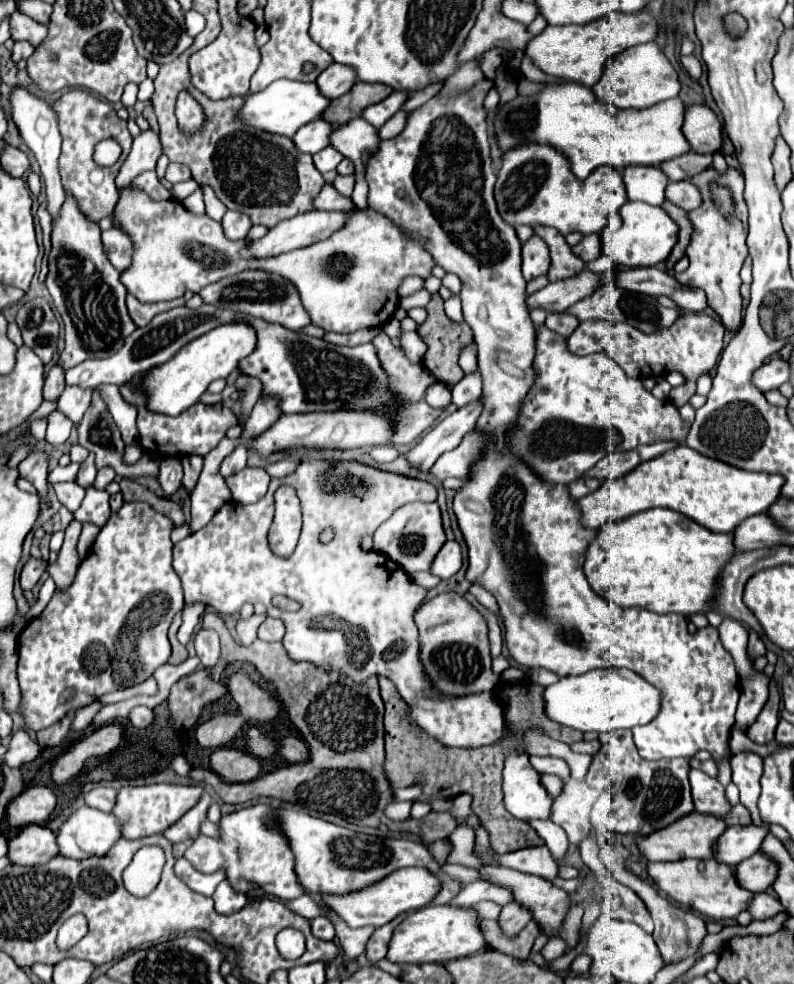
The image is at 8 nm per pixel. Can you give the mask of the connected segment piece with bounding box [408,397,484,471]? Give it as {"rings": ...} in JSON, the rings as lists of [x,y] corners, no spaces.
{"rings":[[[478,397],[476,401],[456,409],[438,425],[434,425],[408,453],[408,461],[412,463],[412,467],[428,471],[442,453],[458,447],[462,437],[476,427],[482,409],[484,409],[484,399]]]}

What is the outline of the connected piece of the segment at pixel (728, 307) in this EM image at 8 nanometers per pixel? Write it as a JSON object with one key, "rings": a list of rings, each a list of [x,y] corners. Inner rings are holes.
{"rings":[[[712,167],[702,171],[700,175],[696,175],[692,179],[702,197],[704,197],[704,203],[702,207],[690,211],[690,221],[694,223],[694,235],[692,235],[692,241],[686,249],[686,255],[690,259],[690,267],[682,273],[676,273],[674,277],[680,281],[680,283],[686,283],[686,285],[692,285],[692,287],[702,287],[708,295],[708,305],[714,309],[714,313],[720,317],[722,325],[726,327],[726,331],[732,331],[732,333],[738,333],[738,329],[742,327],[742,297],[740,297],[740,269],[742,269],[742,263],[748,255],[748,245],[746,245],[746,235],[748,235],[748,209],[746,209],[746,203],[742,199],[742,191],[744,191],[744,179],[742,179],[742,173],[738,169],[728,169],[726,175],[718,175]],[[712,185],[722,185],[722,187],[728,187],[730,193],[732,193],[732,199],[734,199],[734,211],[730,215],[730,219],[726,215],[722,215],[716,205],[714,205],[714,195],[712,195]]]}

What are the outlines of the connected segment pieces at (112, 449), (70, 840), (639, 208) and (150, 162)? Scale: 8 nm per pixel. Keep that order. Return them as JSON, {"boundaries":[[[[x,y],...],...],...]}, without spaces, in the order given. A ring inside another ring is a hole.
{"boundaries":[[[[94,389],[92,393],[92,403],[90,407],[86,409],[80,425],[78,425],[78,437],[80,437],[80,445],[88,451],[92,451],[96,455],[96,469],[102,469],[102,467],[112,467],[116,471],[116,475],[120,477],[138,477],[138,475],[154,475],[158,473],[158,461],[152,459],[152,461],[138,461],[134,465],[124,465],[122,463],[122,451],[124,451],[124,441],[120,437],[120,431],[108,411],[108,405],[100,393],[100,389]]],[[[80,807],[56,831],[56,837],[64,857],[102,857],[122,837],[122,825],[114,813],[106,813],[96,807]]],[[[628,201],[620,209],[622,227],[616,231],[602,231],[604,253],[610,255],[618,265],[624,267],[646,267],[666,261],[678,241],[678,225],[662,207],[654,207],[642,201]]],[[[148,129],[142,135],[138,135],[132,143],[132,151],[130,151],[128,159],[124,161],[124,165],[115,179],[118,191],[126,189],[136,179],[136,175],[140,175],[144,171],[154,171],[160,155],[162,155],[162,147],[160,147],[160,139],[154,131]]]]}

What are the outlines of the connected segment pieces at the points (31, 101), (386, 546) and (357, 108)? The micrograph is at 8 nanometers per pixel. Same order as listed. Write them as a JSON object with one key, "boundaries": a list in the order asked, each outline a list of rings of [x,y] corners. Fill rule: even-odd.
{"boundaries":[[[[24,85],[12,87],[10,109],[12,109],[12,121],[16,123],[20,137],[24,139],[24,143],[28,145],[28,149],[36,155],[36,159],[40,163],[40,173],[42,173],[42,179],[46,185],[44,195],[48,199],[48,211],[54,217],[54,215],[58,215],[58,211],[64,203],[64,189],[62,189],[60,173],[58,173],[58,157],[60,157],[60,145],[62,145],[62,135],[58,129],[58,115],[46,99],[30,93]]],[[[406,503],[392,513],[392,517],[378,527],[374,533],[374,551],[384,553],[396,561],[406,573],[428,571],[436,553],[446,543],[446,533],[442,527],[442,513],[438,503]]],[[[358,81],[346,95],[342,95],[342,99],[332,101],[332,107],[326,109],[326,115],[322,115],[322,119],[332,121],[336,125],[344,125],[360,117],[366,107],[384,101],[390,93],[392,93],[392,87],[386,87],[382,83]]]]}

